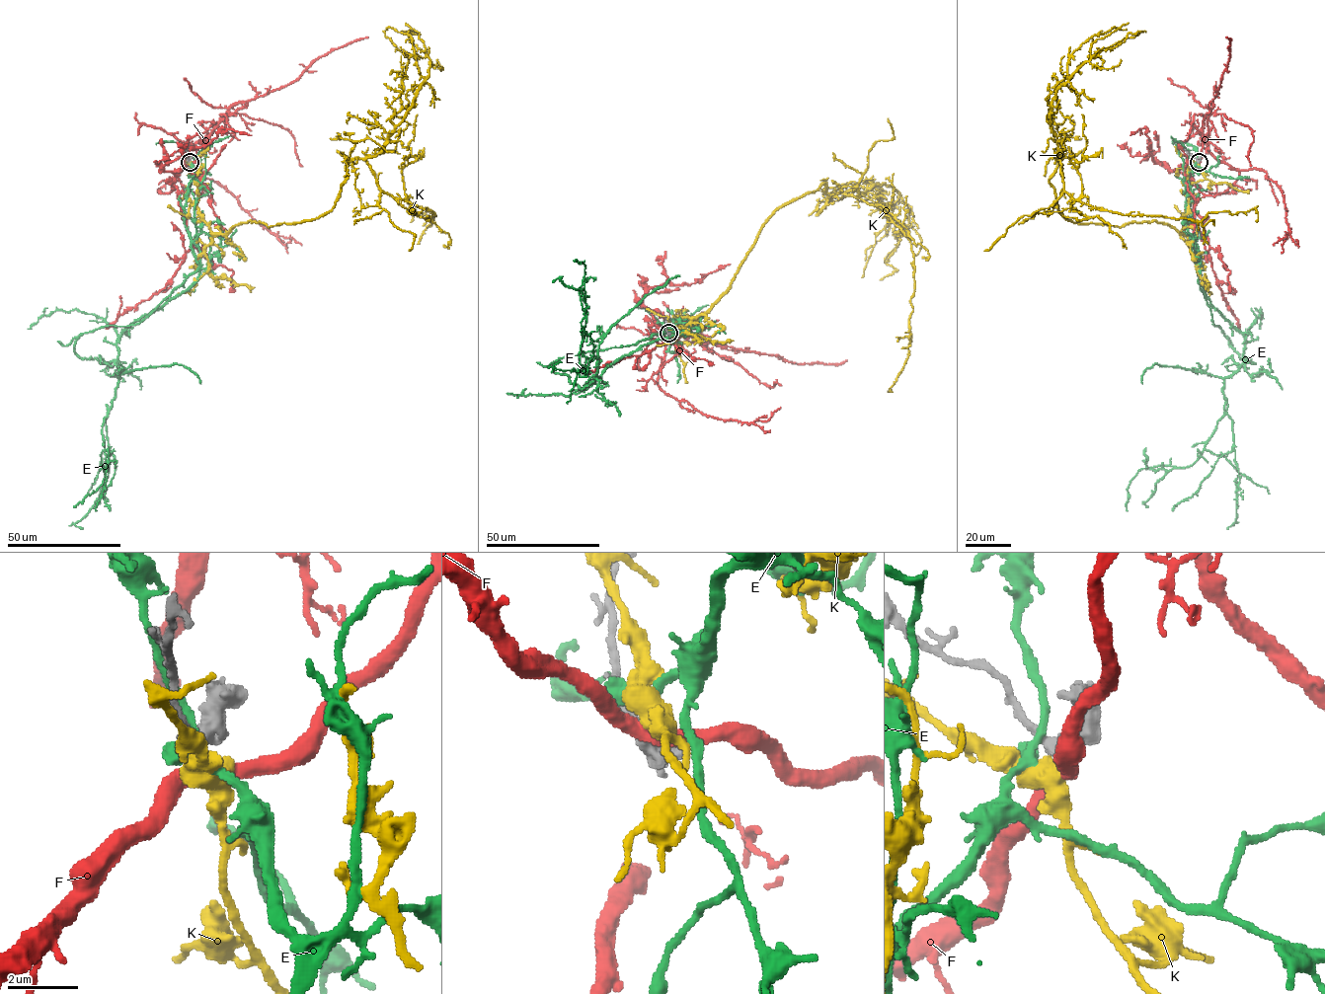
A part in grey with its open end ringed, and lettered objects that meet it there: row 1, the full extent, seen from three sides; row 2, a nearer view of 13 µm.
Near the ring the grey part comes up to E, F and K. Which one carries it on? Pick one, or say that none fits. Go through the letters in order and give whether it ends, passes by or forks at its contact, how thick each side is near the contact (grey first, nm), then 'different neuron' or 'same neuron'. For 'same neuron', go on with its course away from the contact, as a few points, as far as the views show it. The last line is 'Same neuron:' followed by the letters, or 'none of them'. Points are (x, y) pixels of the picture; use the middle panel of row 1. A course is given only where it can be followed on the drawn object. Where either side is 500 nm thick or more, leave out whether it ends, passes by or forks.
E: it forks there; 280 nm thick on the grey side, 200 nm on the other; different neuron
F: it passes by; 320 nm thick on the grey side, 400 nm on the other; different neuron
K: 320 nm thick on the grey side, 500 nm on the other; different neuron
Same neuron: none of them

